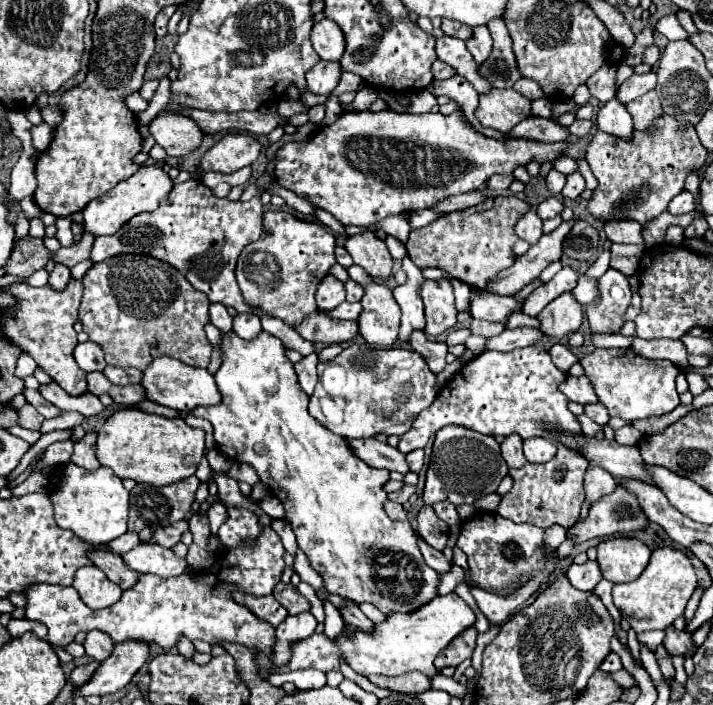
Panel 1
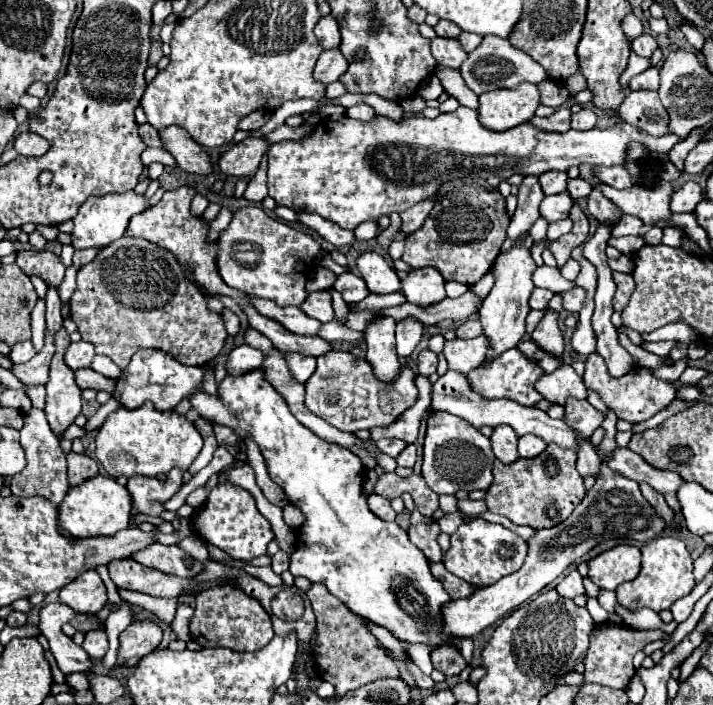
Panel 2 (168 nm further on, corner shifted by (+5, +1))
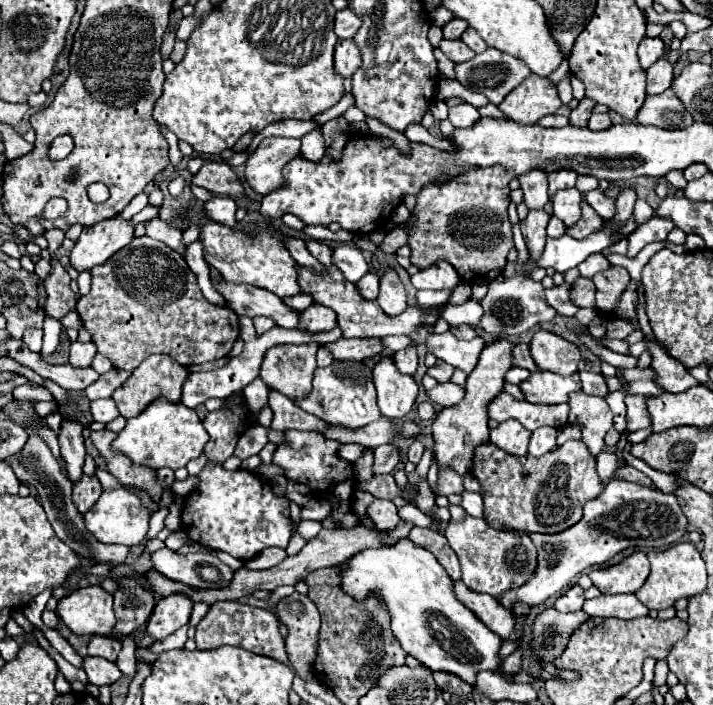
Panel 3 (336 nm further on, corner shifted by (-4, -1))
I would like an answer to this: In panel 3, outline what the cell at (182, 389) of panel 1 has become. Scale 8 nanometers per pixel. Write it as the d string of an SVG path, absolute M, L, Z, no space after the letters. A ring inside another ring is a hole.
M151 354L149 358L145 358L127 378L127 382L115 390L113 400L117 402L119 414L123 418L133 418L139 416L141 410L145 410L153 400L167 398L169 402L181 402L181 392L183 392L183 384L189 378L189 370L181 364L177 364L171 356L167 354Z

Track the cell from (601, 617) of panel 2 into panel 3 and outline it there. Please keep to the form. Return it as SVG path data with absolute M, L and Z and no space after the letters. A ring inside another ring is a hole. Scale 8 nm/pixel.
M575 584L575 586L569 588L563 596L559 596L553 606L555 606L559 612L575 612L575 610L581 610L583 602L585 602L585 590L583 590L579 584Z

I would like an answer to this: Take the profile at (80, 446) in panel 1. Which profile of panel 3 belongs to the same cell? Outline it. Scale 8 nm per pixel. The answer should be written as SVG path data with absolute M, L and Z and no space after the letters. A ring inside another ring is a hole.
M85 476L73 484L73 504L77 506L77 510L81 514L85 514L85 510L89 510L93 506L93 502L97 500L97 496L101 496L103 488L97 476Z

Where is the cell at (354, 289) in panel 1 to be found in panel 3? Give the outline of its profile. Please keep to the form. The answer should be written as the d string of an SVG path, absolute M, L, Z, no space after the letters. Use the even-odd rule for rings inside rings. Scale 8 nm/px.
M365 274L355 286L365 300L375 300L379 294L379 276L377 274Z

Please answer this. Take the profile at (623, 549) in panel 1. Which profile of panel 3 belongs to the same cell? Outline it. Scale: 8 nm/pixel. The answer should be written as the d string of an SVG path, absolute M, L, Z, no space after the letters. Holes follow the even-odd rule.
M633 552L615 566L591 570L589 578L603 594L633 594L649 576L649 560L645 552Z

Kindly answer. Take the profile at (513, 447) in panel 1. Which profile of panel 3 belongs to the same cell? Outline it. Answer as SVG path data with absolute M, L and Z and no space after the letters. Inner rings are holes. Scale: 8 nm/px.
M505 420L495 430L491 430L491 442L513 456L525 456L531 432L523 428L517 420Z

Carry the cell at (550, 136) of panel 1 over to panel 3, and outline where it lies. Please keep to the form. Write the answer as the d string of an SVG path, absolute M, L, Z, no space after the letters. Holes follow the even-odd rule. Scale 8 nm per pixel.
M583 98L583 100L579 102L579 106L577 106L575 110L571 110L571 118L569 118L571 126L577 126L577 128L587 126L587 120L589 120L589 116L591 116L591 108L593 108L593 106L595 106L593 100Z

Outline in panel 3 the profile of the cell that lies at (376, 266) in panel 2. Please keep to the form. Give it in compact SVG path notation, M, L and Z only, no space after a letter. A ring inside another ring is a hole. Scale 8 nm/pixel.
M391 266L381 274L377 302L391 316L397 316L407 308L407 296L405 296L403 282L399 280L397 270Z

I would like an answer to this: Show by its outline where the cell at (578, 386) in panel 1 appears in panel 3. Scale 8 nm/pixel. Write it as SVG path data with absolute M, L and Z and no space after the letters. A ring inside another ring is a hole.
M533 372L525 384L521 384L525 400L533 404L563 404L571 392L581 390L579 372L571 376L559 376L555 372Z

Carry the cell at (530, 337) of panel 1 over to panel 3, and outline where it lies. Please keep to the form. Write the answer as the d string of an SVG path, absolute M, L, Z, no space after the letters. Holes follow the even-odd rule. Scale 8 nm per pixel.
M451 332L431 334L427 340L429 352L433 352L439 360L451 364L453 368L463 370L465 374L473 372L483 346L485 346L483 338L475 338L475 340L465 342L465 340L455 338Z

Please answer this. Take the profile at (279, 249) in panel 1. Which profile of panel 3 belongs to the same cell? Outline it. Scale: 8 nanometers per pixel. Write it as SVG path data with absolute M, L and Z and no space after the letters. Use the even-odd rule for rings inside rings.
M209 222L201 228L199 238L203 240L203 246L205 246L205 260L221 272L225 282L253 284L281 298L289 298L301 292L299 282L297 282L299 264L291 258L285 246L287 234L283 234L279 228L271 226L269 222L267 224L249 222L249 224L243 224L241 230L233 230L223 224Z

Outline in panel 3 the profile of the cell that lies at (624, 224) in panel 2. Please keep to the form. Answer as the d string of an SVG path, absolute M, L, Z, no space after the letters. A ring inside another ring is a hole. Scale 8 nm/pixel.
M637 200L637 202L635 202L635 214L633 214L635 220L639 222L637 226L641 226L643 222L647 222L647 220L653 216L653 212L655 212L655 210L653 210L645 200Z

